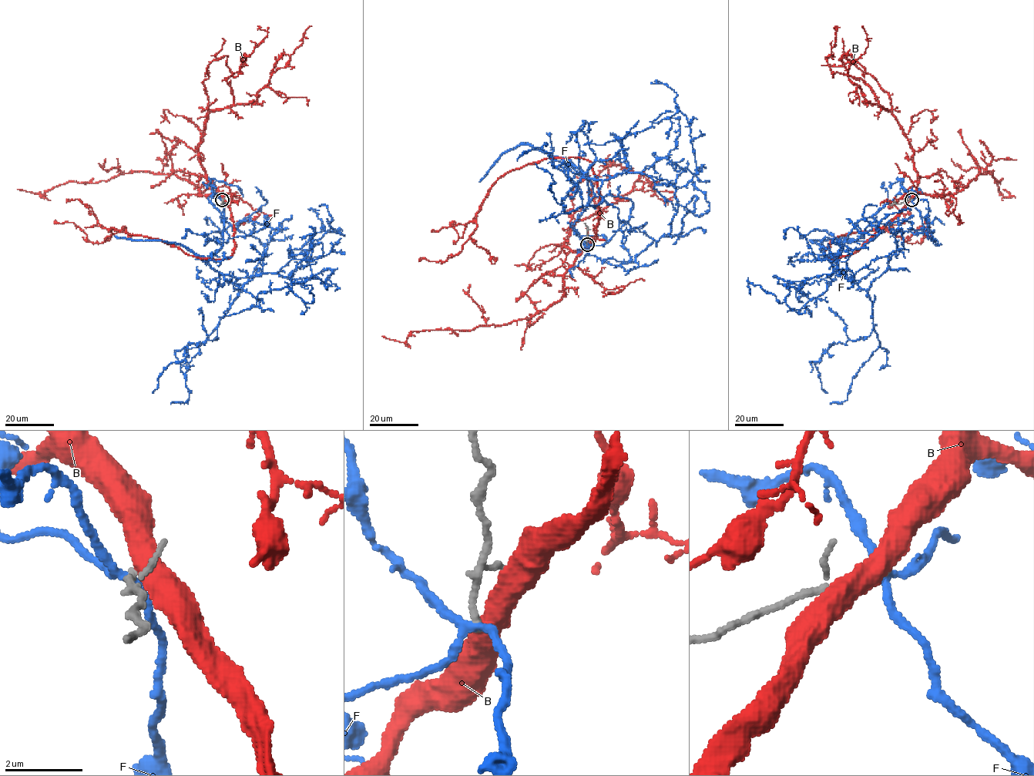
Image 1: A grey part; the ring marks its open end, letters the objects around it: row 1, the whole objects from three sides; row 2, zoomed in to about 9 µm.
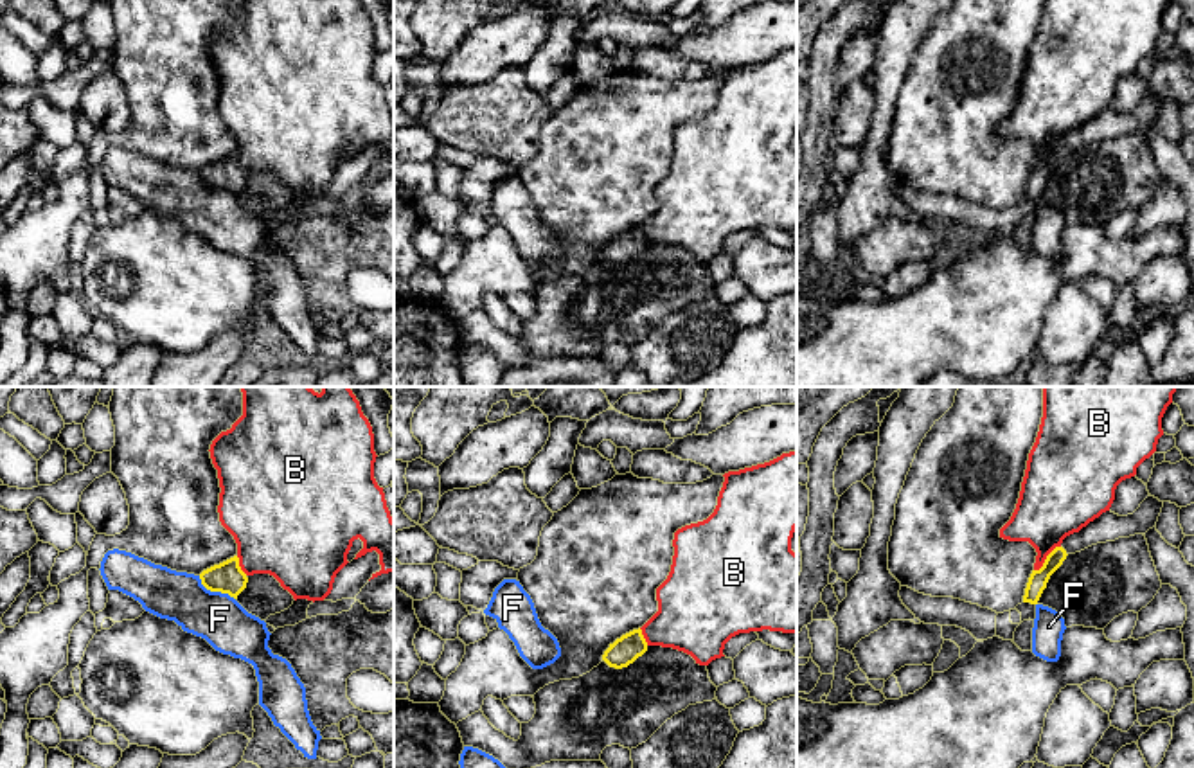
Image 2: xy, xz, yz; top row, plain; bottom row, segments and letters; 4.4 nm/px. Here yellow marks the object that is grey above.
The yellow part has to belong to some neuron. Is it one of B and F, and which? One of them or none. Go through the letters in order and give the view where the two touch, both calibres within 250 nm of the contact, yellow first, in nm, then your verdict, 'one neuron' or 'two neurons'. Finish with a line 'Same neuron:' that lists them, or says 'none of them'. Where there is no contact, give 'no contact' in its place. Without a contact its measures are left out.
B: meets yellow in yz; 90 nm thick on the yellow side, 320 nm on the other; two neurons
F: meets yellow in xy; 140 nm thick on the yellow side, 220 nm on the other; two neurons
Same neuron: none of them

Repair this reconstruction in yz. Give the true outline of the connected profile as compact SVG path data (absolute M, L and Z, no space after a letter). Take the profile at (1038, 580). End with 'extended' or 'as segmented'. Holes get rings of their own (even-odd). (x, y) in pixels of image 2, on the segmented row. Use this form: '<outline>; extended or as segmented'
M1149 495L1133 514L1118 516L1106 511L1079 532L1066 536L1063 543L1047 556L1043 567L1032 570L1023 603L1038 604L1050 576L1063 565L1068 554L1081 552L1097 543L1145 534L1156 525L1162 507L1163 502Z; extended

